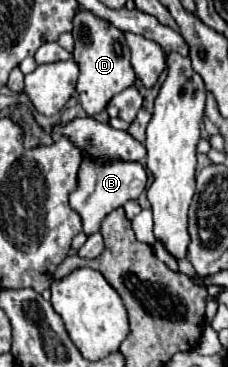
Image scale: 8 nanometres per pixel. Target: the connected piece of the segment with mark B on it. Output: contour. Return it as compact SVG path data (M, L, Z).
M82 153L82 163L78 169L78 183L76 189L70 193L70 207L80 215L82 219L82 231L86 235L92 235L100 231L102 219L122 207L128 199L138 199L140 193L146 189L144 181L144 167L136 161L110 161L110 163L98 163L96 159L90 159Z

